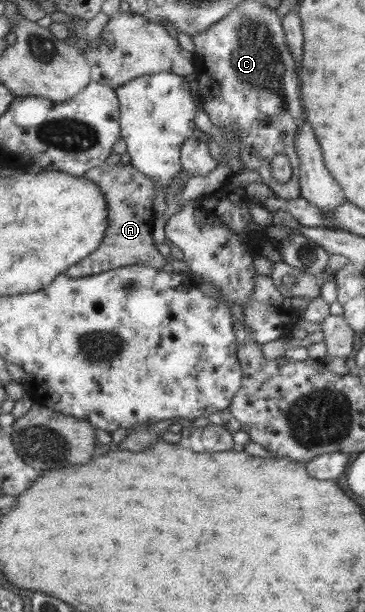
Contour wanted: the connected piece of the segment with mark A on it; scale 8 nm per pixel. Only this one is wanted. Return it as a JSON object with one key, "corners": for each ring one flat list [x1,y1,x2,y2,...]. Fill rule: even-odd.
{"corners":[[130,163,102,164,99,167,90,168,81,177,94,181,105,193,110,218,107,220,106,236,100,246,64,274,67,277,78,278,133,264,143,264,156,270,167,264,153,245,151,238,152,223,155,219,151,207,155,198,152,180,135,170]]}

